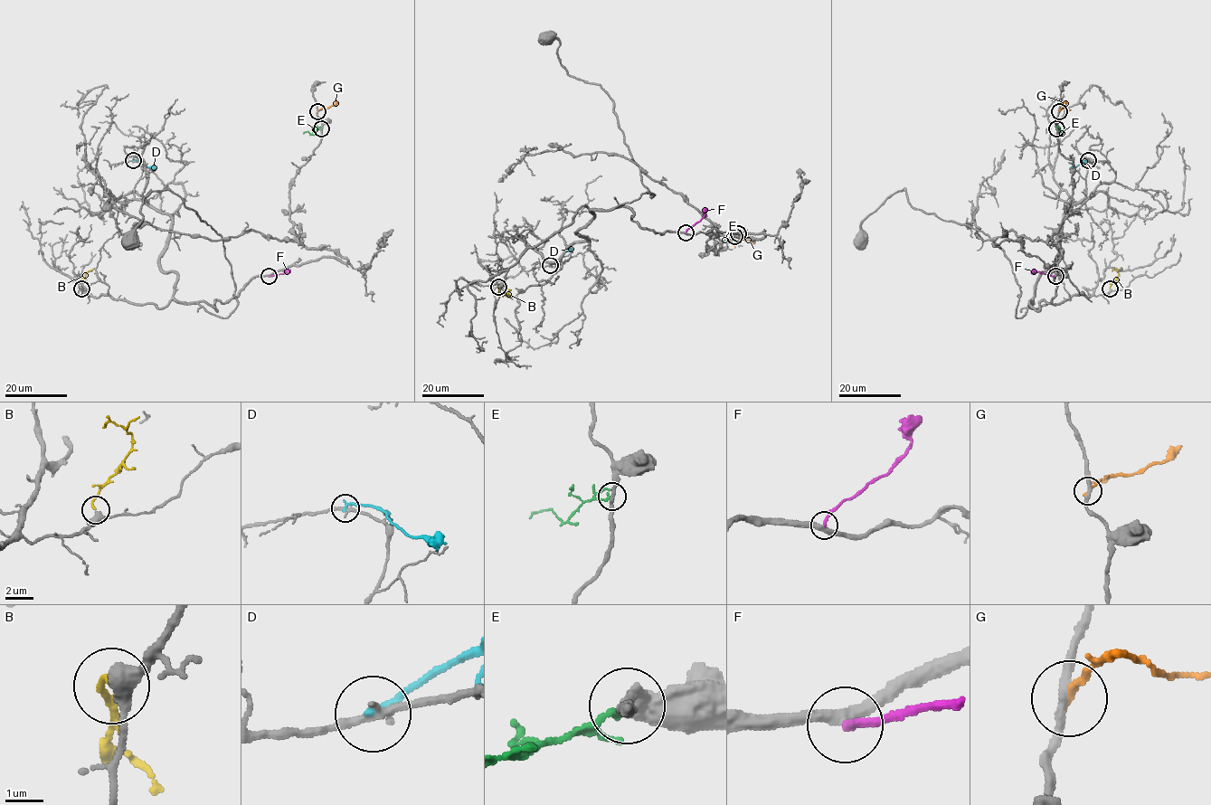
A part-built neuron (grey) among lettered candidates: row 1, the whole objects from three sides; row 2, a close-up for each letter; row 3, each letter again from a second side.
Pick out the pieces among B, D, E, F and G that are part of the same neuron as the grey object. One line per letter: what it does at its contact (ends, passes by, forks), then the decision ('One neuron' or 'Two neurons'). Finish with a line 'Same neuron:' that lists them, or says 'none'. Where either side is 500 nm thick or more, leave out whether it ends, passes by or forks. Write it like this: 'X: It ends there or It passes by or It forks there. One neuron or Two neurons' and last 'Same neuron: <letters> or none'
B: It ends there. One neuron
D: It ends there. Two neurons
E: It ends there. Two neurons
F: It ends there. Two neurons
G: It ends there. Two neurons
Same neuron: B

